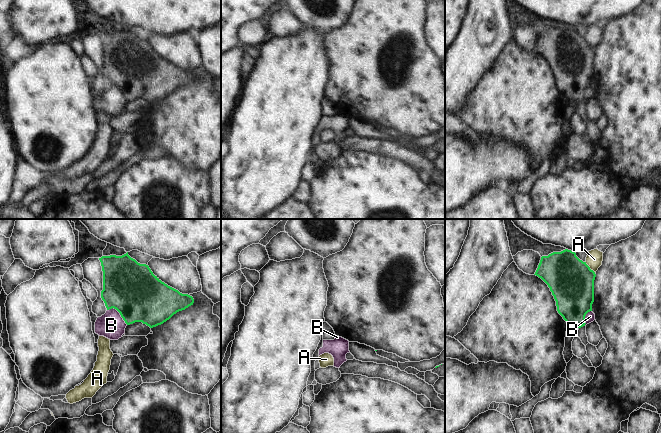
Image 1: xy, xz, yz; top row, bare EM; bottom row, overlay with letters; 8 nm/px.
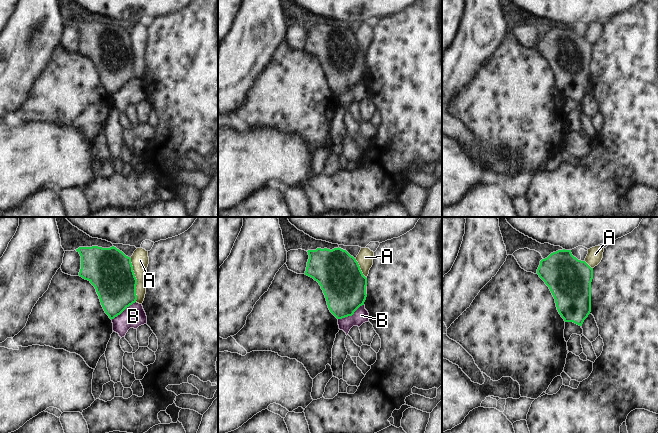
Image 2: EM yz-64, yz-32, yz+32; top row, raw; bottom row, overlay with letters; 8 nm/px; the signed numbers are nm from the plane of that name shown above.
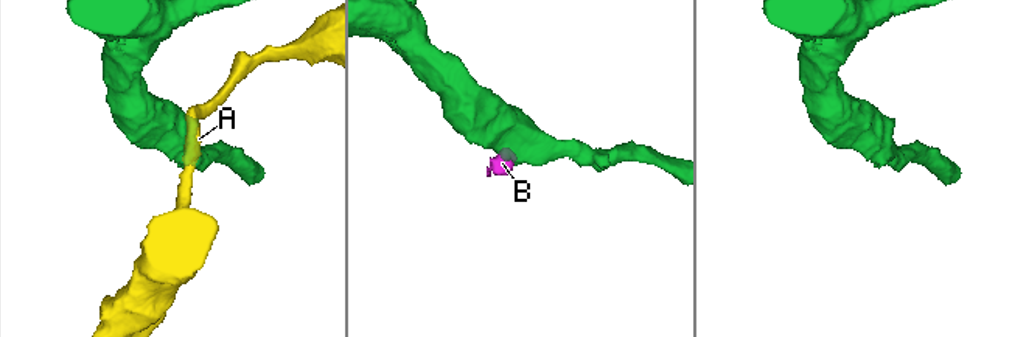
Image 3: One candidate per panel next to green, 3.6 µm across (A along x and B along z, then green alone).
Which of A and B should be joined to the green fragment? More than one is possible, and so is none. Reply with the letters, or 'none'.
none

